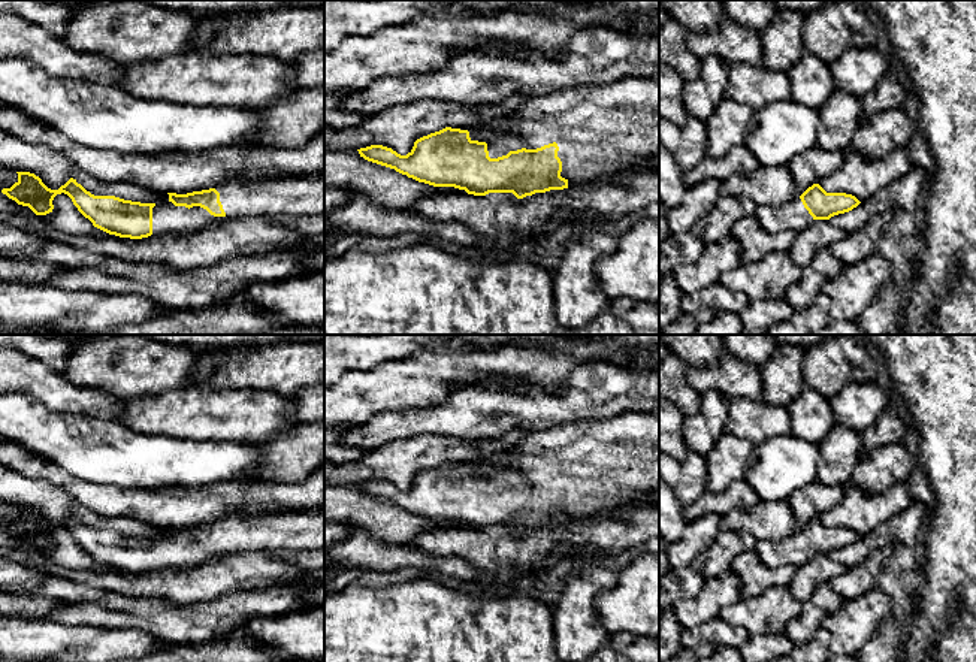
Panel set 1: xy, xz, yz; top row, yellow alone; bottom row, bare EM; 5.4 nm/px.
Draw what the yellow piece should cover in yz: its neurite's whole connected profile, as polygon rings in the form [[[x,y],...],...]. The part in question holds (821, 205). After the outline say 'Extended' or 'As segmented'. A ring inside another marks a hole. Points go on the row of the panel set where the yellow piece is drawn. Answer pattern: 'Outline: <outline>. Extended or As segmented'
Outline: [[[819,184],[809,187],[798,199],[780,205],[758,205],[755,217],[761,227],[771,233],[800,233],[815,220],[830,220],[856,208],[861,202],[846,193],[827,193]]]. Extended

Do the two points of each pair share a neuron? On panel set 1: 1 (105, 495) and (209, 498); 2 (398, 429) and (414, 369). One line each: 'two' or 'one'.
1: one
2: two

